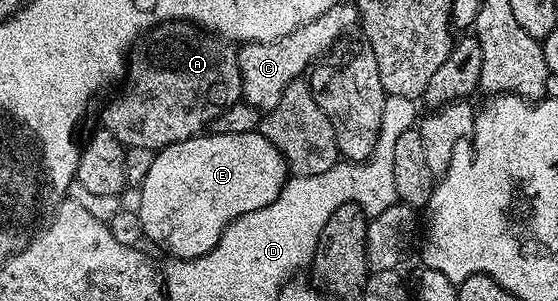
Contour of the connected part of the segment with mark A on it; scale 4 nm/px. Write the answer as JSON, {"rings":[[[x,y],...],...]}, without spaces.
{"rings":[[[174,21],[154,27],[130,50],[127,56],[127,78],[124,80],[125,92],[115,96],[102,109],[100,126],[110,131],[125,148],[151,149],[154,153],[179,141],[195,138],[229,106],[242,102],[237,53],[236,46],[191,23]]]}

